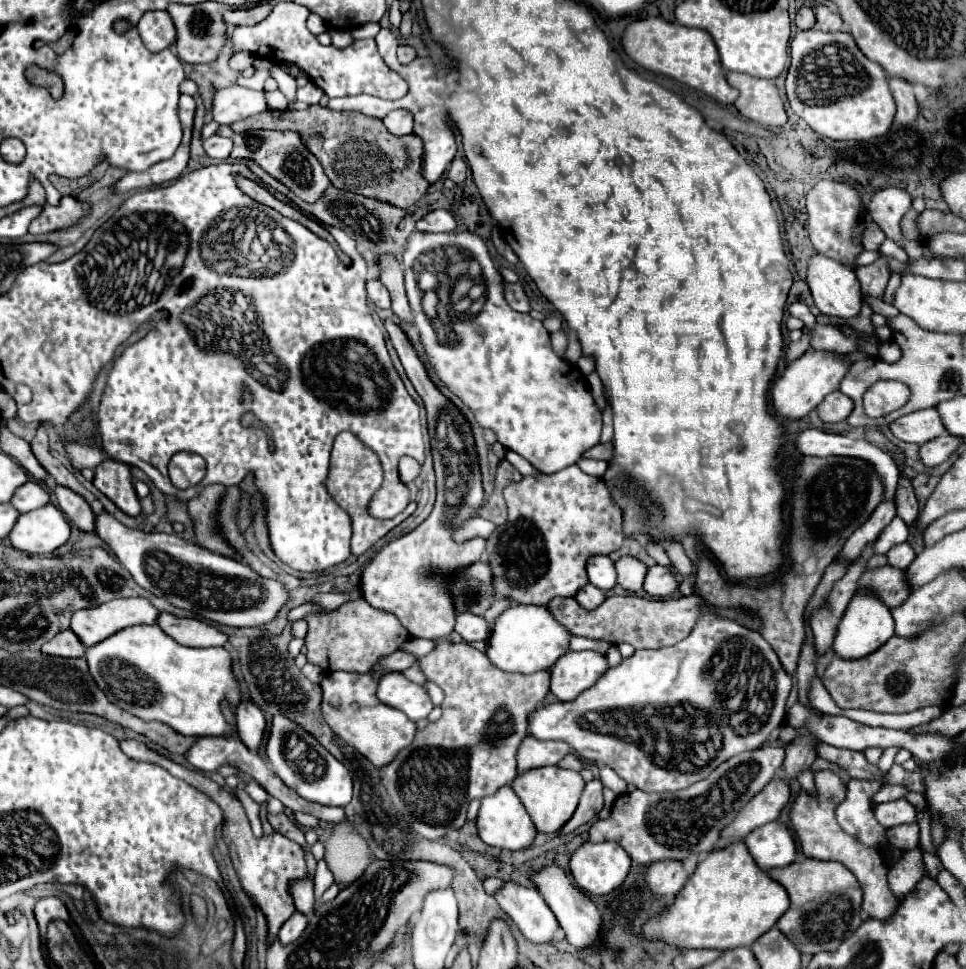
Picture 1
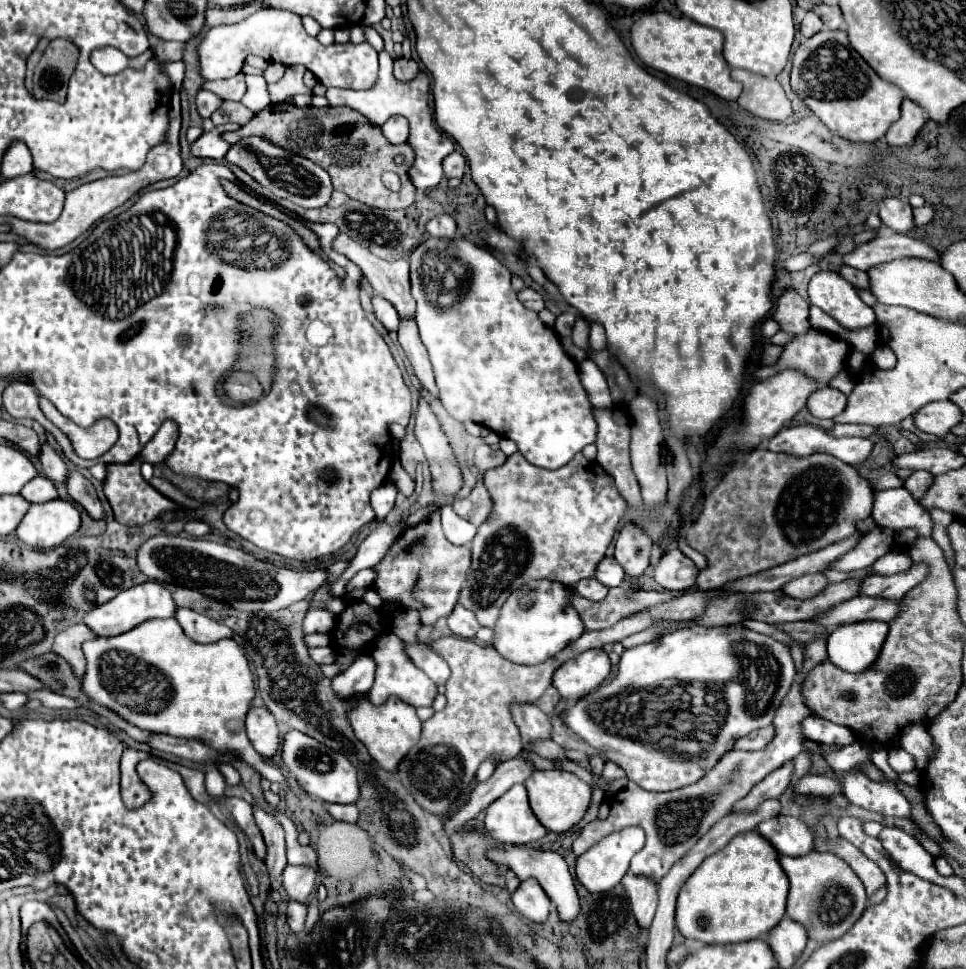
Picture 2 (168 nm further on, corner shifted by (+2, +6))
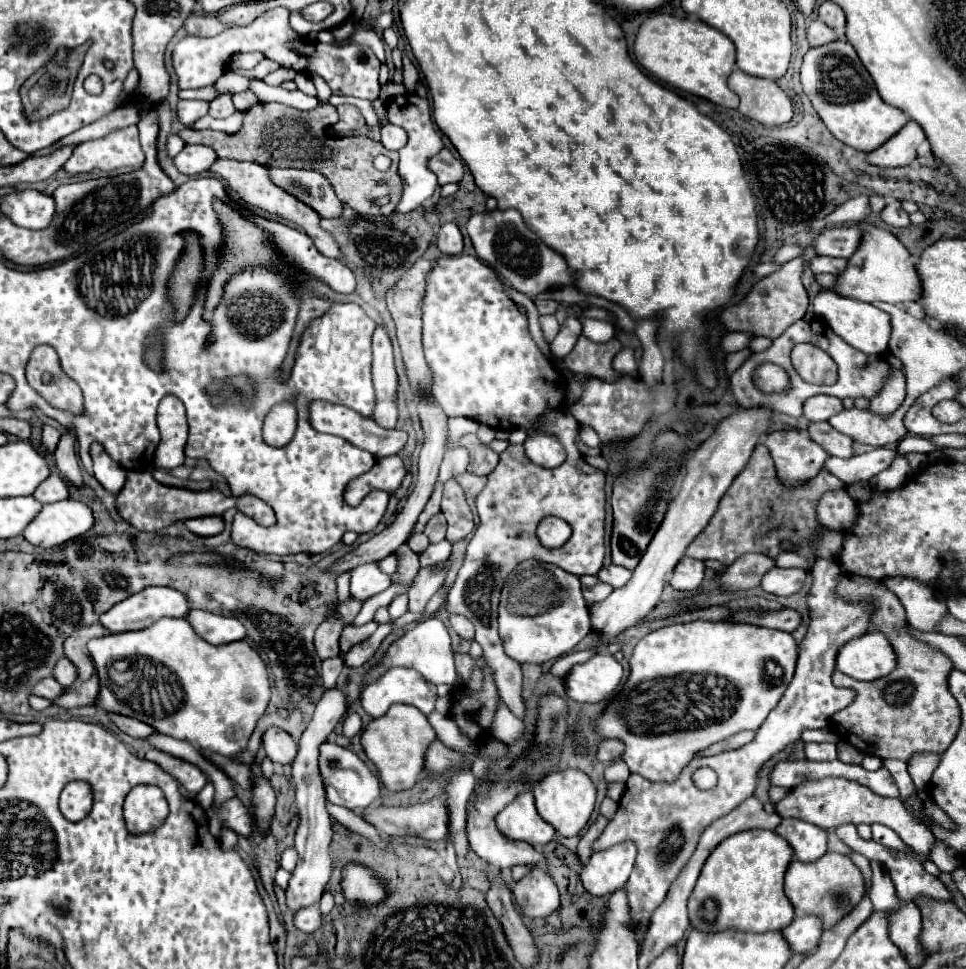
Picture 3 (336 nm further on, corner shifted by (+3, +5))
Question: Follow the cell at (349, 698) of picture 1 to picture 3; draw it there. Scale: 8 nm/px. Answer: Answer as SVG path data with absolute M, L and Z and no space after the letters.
M394 705L390 711L370 721L362 731L362 747L368 759L376 765L380 781L392 793L412 789L418 777L424 773L424 757L430 743L436 741L436 731L428 723L428 717L412 705Z

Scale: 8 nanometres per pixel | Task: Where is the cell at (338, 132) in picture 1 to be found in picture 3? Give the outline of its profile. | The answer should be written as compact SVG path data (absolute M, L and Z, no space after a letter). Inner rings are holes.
M256 103L254 107L246 109L242 129L234 135L208 129L196 131L190 127L178 131L176 135L186 145L196 143L212 147L216 155L224 159L252 161L268 167L318 171L330 181L338 199L350 205L354 211L362 215L390 215L402 195L402 179L398 179L398 153L386 151L382 143L376 143L362 135L338 135L334 131L334 123L338 123L338 113L332 105L318 105L314 111L298 111L282 103ZM376 155L388 155L392 159L392 165L386 173L374 169L372 161ZM374 197L390 197L390 203L386 203L384 207L374 207L370 203Z

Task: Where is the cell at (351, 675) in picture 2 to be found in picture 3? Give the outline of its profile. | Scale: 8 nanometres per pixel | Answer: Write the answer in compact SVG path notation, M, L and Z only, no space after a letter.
M336 687L326 691L316 705L312 721L306 725L300 737L298 755L292 763L292 777L296 783L296 803L300 809L300 825L296 831L296 845L294 845L298 851L298 865L286 887L286 903L292 913L318 903L332 875L332 863L330 863L330 851L328 851L332 841L332 821L326 811L326 791L318 769L318 755L320 755L320 745L332 735L336 723L344 717L344 713L346 713L344 693Z

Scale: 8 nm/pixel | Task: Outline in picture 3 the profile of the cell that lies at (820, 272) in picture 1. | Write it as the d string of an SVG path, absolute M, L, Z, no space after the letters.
M824 289L816 295L812 309L816 315L822 315L824 321L828 323L828 327L842 337L848 345L852 345L854 349L866 353L866 355L882 355L888 351L888 339L890 339L890 315L880 311L874 305L862 303L862 301L852 301L848 297L838 297L832 295L832 291Z

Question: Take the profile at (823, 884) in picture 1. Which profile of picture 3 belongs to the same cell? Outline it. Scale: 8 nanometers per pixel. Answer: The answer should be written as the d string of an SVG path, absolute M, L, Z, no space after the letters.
M826 853L814 863L792 861L786 871L786 897L792 901L796 913L818 915L824 921L824 929L836 925L844 915L848 915L864 897L864 881L860 869L850 857L840 853Z

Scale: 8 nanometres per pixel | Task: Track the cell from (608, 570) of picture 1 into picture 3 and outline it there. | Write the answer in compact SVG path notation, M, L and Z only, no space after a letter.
M608 565L604 569L600 569L598 579L602 579L604 583L612 585L612 587L622 587L624 583L628 583L628 579L632 577L632 571L618 567L618 565Z

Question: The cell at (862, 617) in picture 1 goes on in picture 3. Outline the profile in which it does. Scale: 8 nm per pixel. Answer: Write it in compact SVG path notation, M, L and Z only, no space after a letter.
M864 633L840 649L836 667L858 681L874 681L894 671L896 653L884 633Z

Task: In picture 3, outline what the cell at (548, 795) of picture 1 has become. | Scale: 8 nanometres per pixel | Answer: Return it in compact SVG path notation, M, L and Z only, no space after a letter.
M564 769L564 771L554 771L534 787L534 799L536 799L536 809L544 821L548 821L562 837L574 837L578 835L594 809L596 803L596 787L594 781L578 769Z

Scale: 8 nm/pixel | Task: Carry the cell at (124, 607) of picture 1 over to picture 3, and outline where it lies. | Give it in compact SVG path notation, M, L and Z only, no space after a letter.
M148 587L122 603L116 603L100 623L112 633L146 629L160 617L186 617L190 611L188 597L170 587Z

